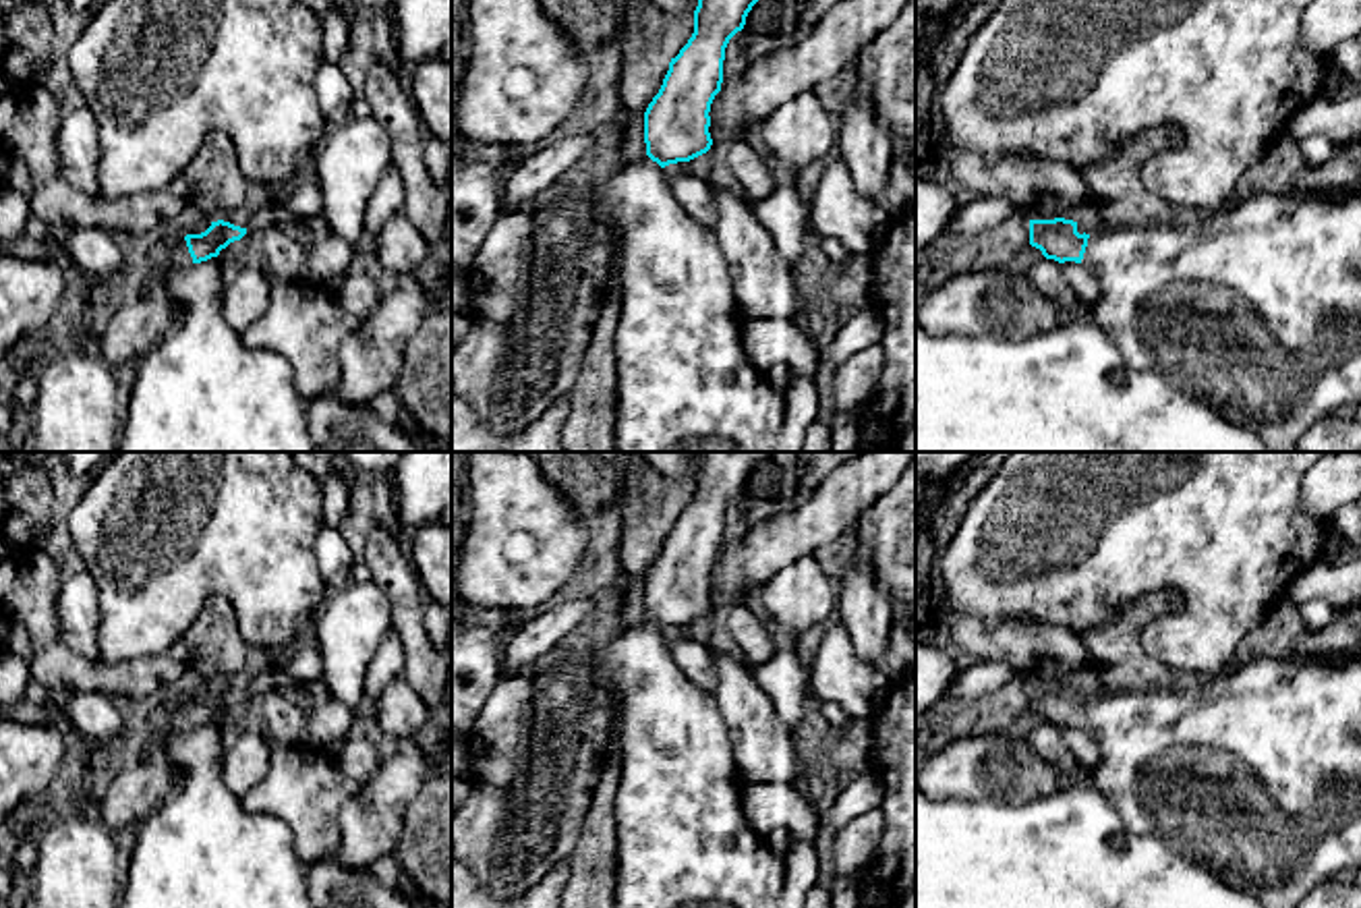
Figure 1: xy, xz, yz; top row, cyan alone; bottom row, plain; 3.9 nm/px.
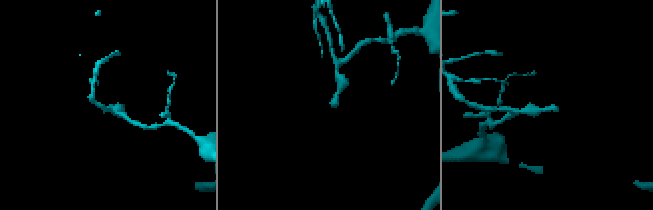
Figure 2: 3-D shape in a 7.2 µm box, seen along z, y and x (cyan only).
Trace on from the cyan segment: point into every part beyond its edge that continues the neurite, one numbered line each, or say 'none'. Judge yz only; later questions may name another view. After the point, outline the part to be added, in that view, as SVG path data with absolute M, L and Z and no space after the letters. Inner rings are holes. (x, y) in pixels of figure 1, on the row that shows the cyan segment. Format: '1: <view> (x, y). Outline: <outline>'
1: yz (1254, 309). Outline: M1315 185L1295 195L1259 193L1241 203L1201 211L1183 226L1102 230L1088 238L1081 263L1096 274L1102 286L1094 309L1096 321L1121 350L1127 365L1164 375L1228 423L1255 431L1272 452L1297 452L1299 437L1317 419L1361 406L1361 189L1332 193Z

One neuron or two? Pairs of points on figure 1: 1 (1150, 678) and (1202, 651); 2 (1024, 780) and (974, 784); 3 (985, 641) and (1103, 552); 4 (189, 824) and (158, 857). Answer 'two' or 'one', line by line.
1: two
2: one
3: two
4: one

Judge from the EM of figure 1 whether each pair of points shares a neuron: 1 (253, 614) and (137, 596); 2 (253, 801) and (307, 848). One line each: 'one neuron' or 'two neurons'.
1: one neuron
2: one neuron

